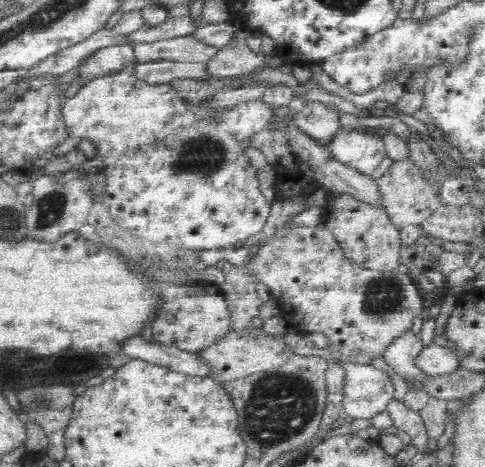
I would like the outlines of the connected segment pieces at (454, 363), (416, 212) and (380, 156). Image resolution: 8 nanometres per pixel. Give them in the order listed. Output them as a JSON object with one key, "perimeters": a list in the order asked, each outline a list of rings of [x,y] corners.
{"perimeters":[[[[433,342],[425,343],[422,352],[418,354],[416,363],[426,376],[444,376],[464,366],[458,353],[450,346],[439,346]]],[[[409,156],[394,161],[377,181],[385,211],[398,228],[422,224],[432,213],[443,206],[441,199],[432,193],[420,167]]],[[[340,127],[334,136],[322,144],[329,158],[345,164],[366,176],[380,166],[387,156],[383,133],[378,128],[345,129]]]]}

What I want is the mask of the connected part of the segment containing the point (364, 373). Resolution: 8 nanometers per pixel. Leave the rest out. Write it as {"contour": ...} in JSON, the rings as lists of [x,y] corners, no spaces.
{"contour":[[[342,363],[345,368],[343,384],[343,416],[370,419],[387,410],[401,393],[400,382],[392,382],[384,370],[373,365]]]}

